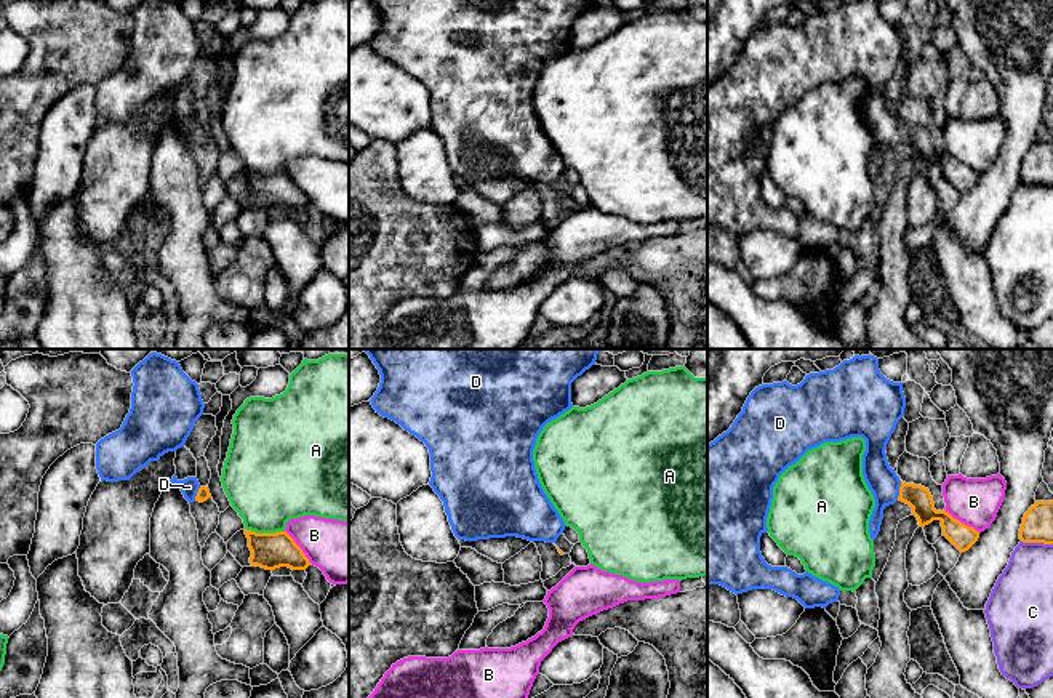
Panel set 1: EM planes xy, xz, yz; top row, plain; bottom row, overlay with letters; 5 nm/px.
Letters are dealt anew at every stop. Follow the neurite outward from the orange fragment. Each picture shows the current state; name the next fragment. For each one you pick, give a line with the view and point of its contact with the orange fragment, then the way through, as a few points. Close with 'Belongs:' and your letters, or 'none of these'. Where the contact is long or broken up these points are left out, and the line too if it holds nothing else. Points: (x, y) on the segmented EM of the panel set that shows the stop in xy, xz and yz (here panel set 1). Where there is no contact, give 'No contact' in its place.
D: Touches orange at yz (900, 492). Path across: yz (919, 498), (900, 492), (892, 490), (882, 481)
Belongs: D

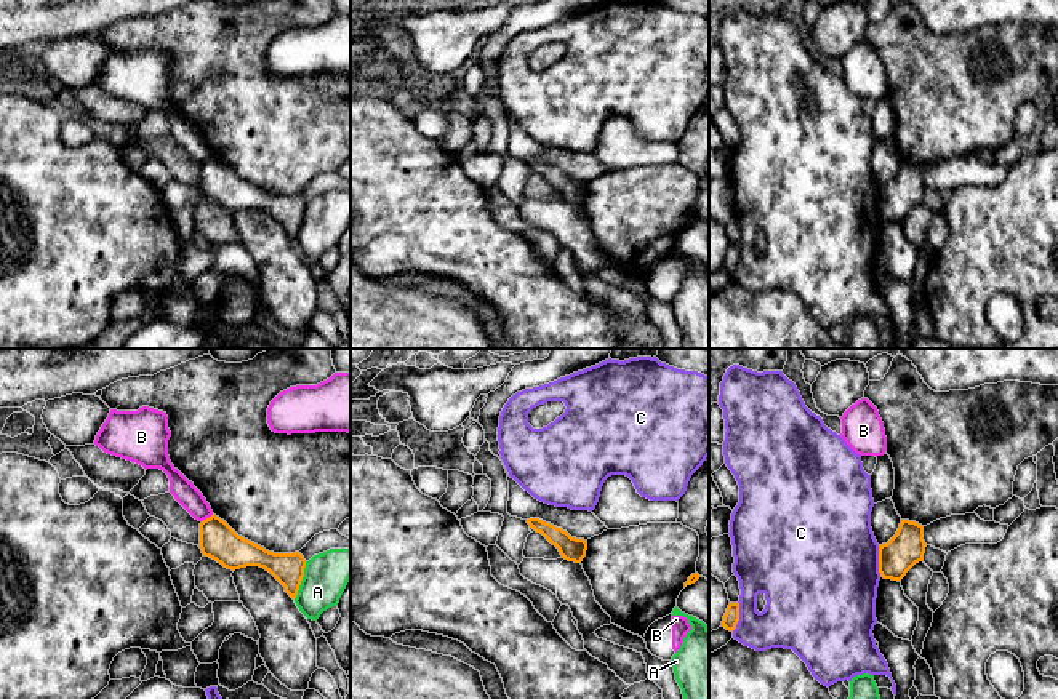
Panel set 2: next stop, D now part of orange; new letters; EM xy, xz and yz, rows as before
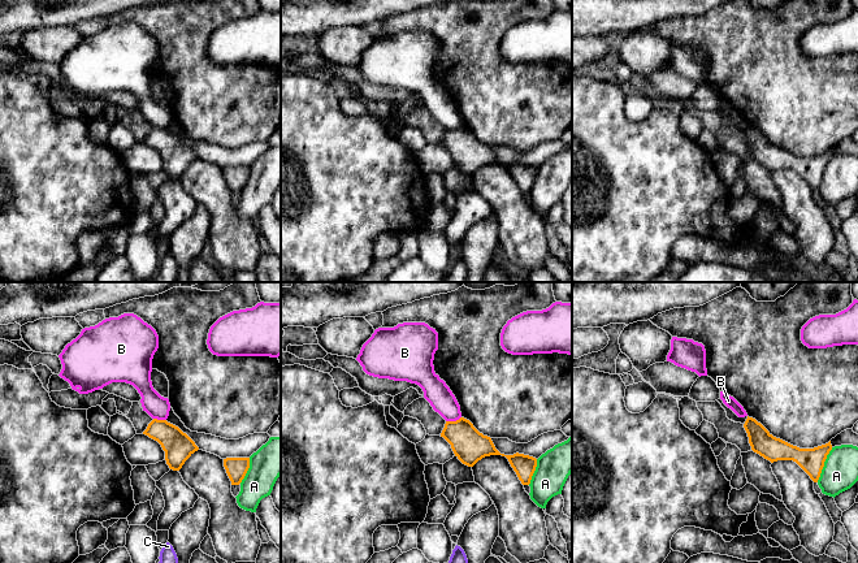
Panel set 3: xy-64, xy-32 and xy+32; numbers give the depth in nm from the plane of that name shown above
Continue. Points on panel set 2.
Belongs: none of these

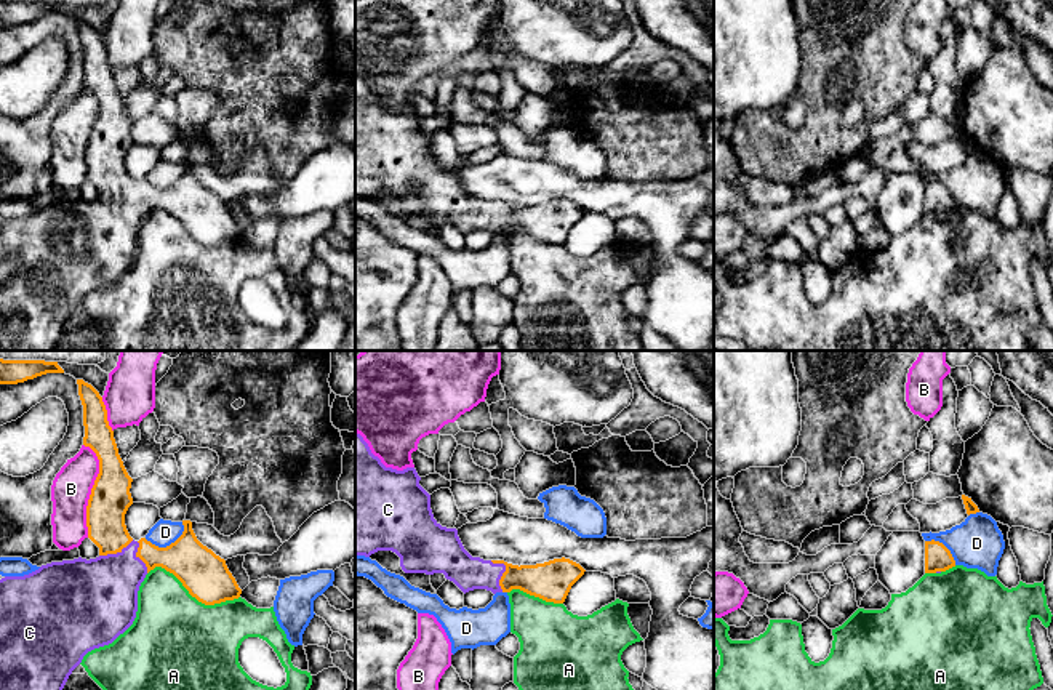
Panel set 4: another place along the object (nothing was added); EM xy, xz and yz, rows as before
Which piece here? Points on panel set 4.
C: Touches orange at xz (504, 572). Path across: xz (551, 581), (504, 572), (466, 572), (456, 564)
Belongs: C

